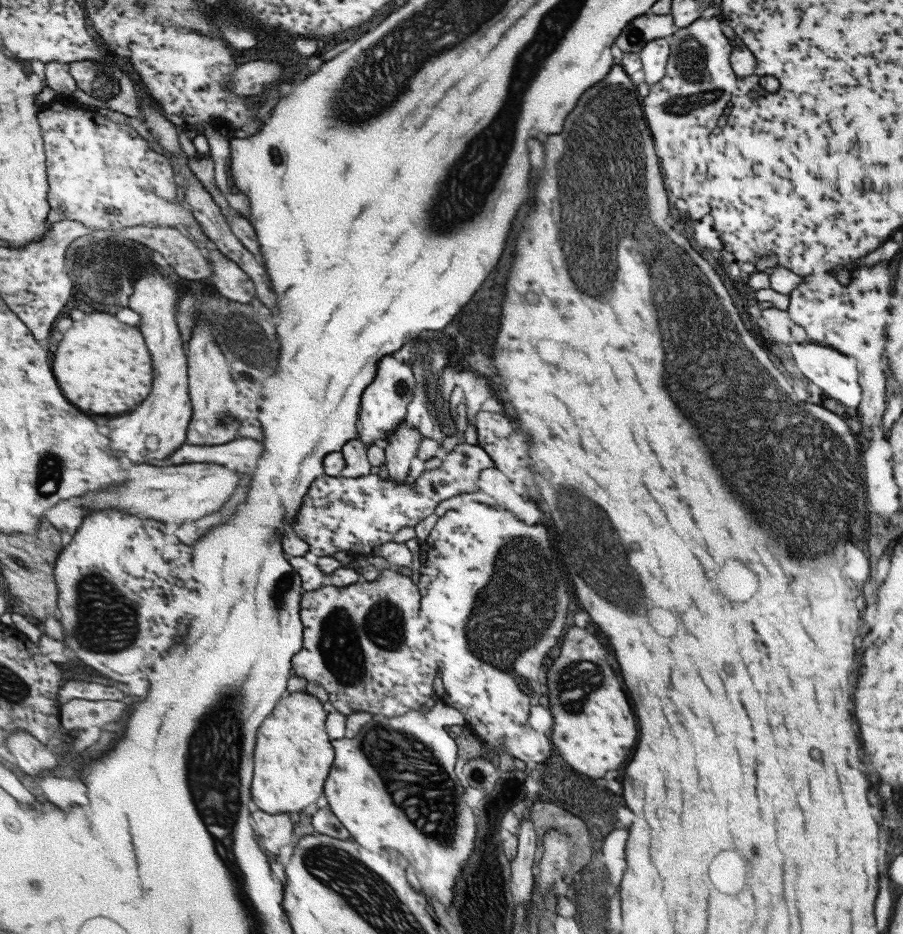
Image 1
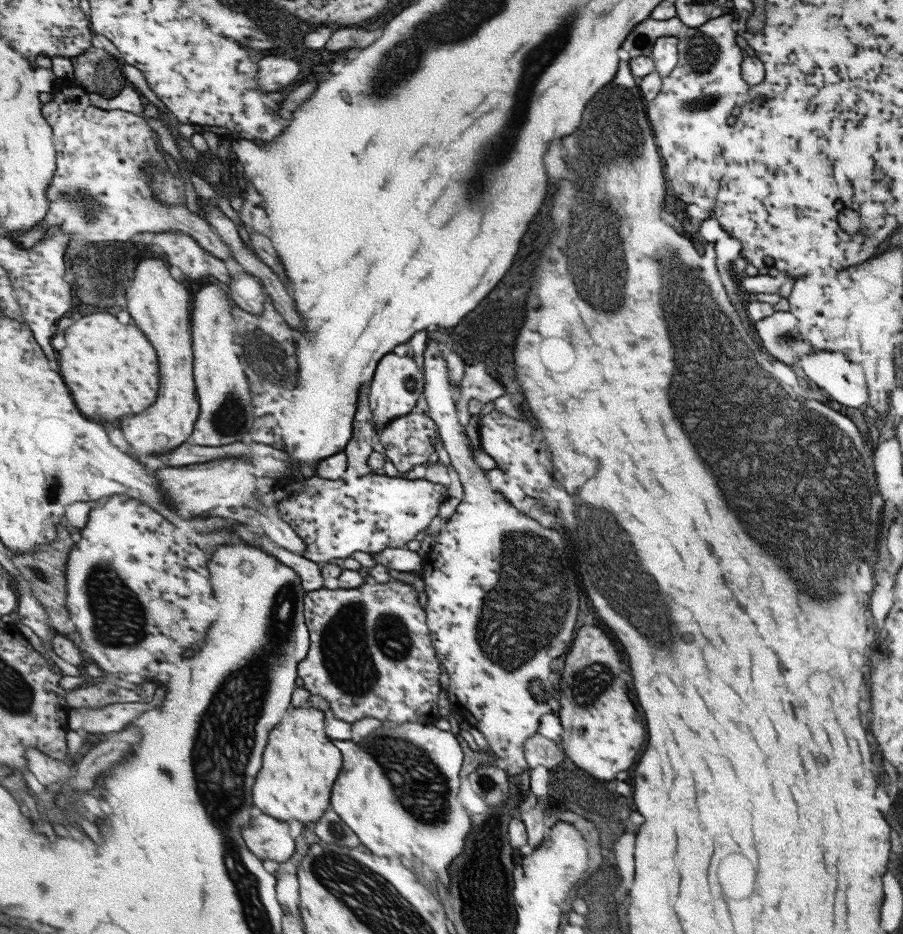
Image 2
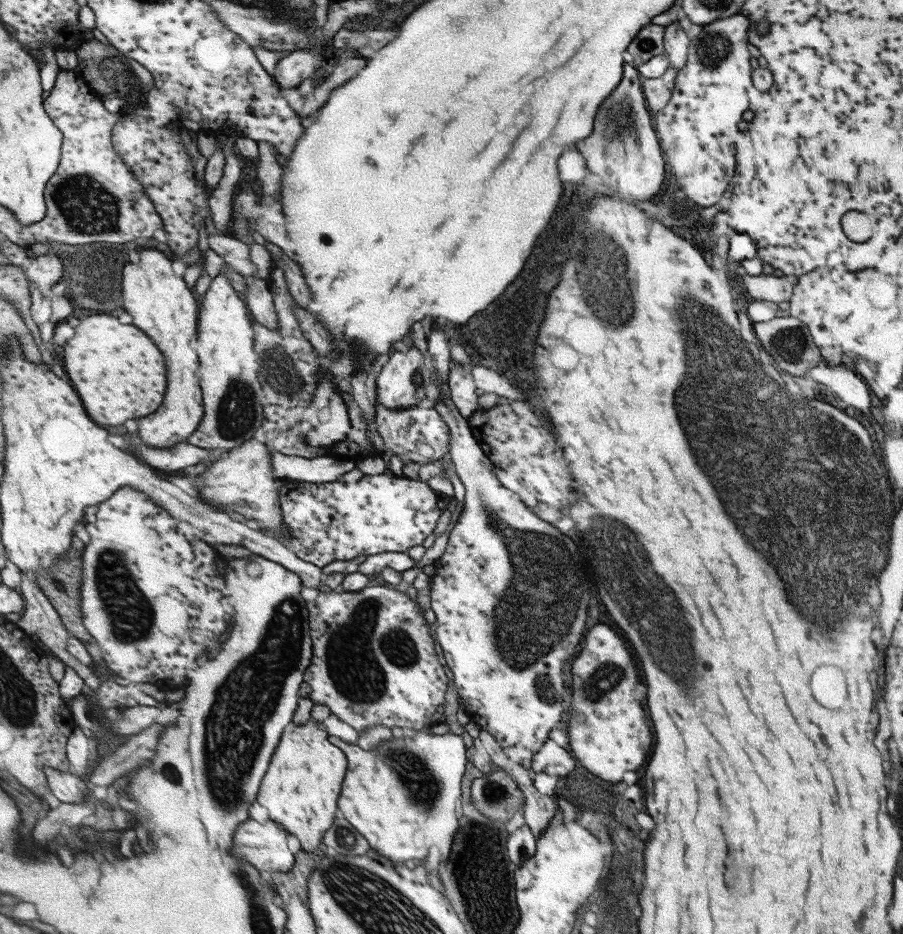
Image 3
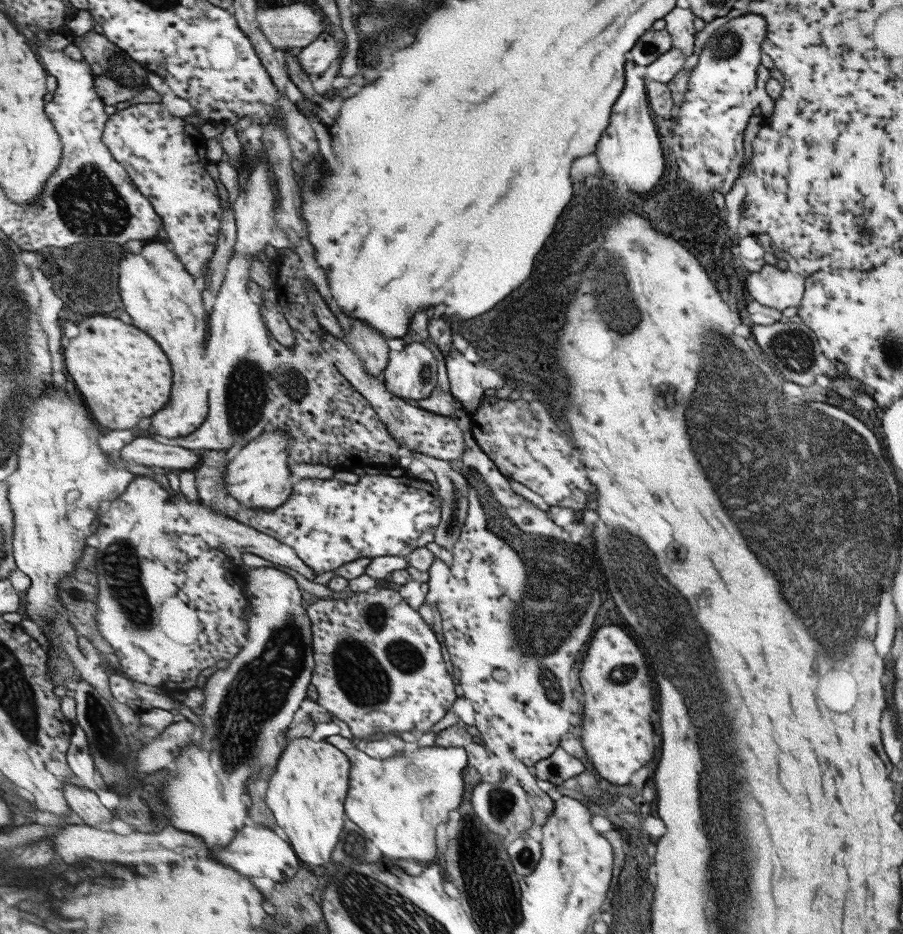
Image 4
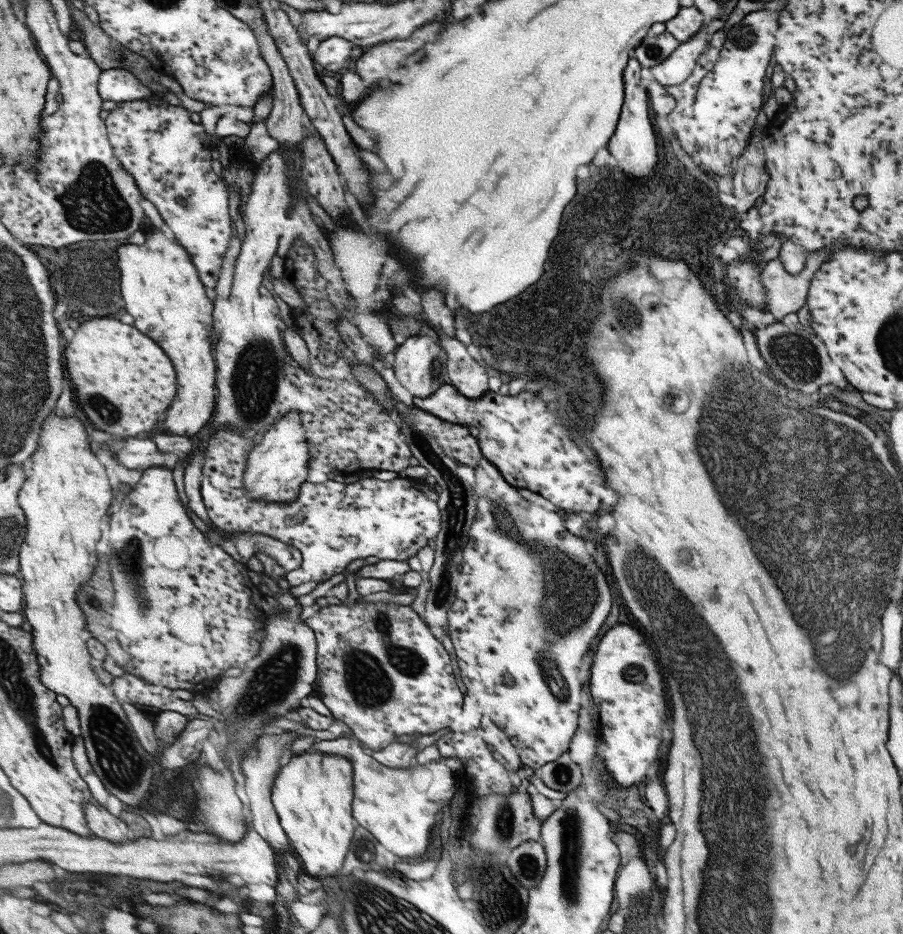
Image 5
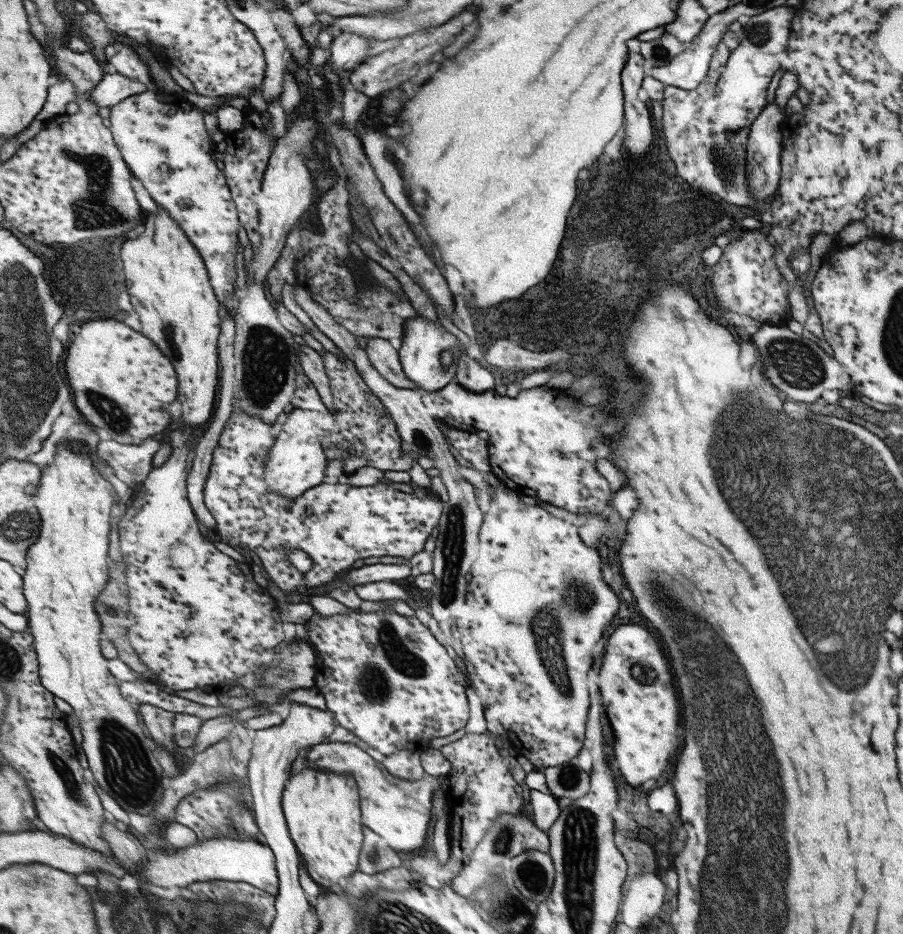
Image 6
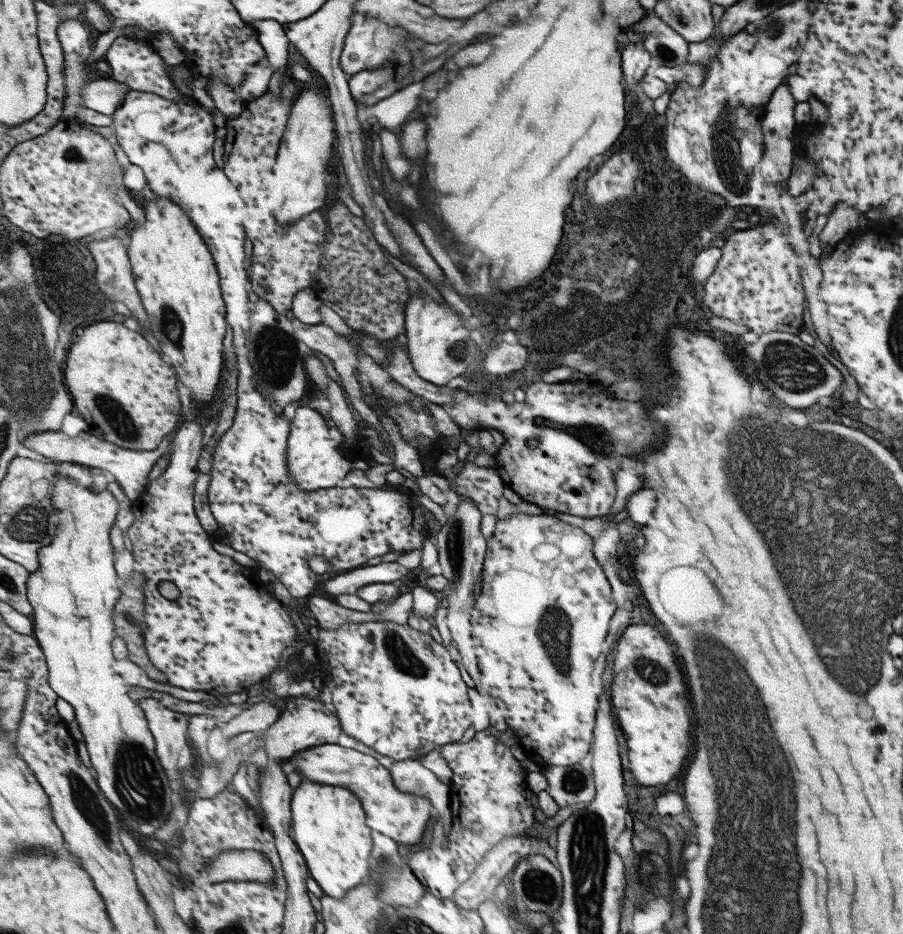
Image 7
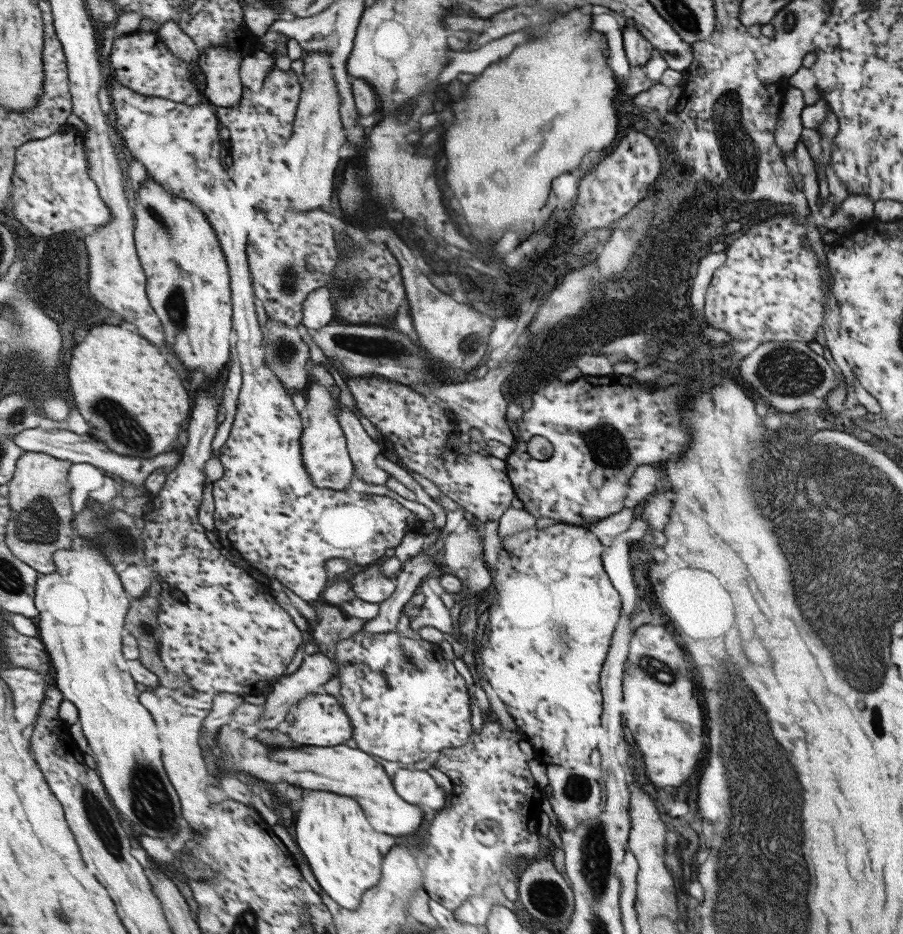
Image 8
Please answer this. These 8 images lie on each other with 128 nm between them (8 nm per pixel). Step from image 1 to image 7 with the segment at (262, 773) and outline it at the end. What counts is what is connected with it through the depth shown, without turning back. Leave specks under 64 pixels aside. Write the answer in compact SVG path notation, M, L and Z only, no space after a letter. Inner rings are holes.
M304 779L298 790L294 791L291 806L292 837L307 861L310 876L319 884L323 894L345 899L348 892L352 891L357 884L361 884L361 880L367 876L367 858L371 850L371 836L369 836L369 828L365 826L365 816L359 800L348 788Z

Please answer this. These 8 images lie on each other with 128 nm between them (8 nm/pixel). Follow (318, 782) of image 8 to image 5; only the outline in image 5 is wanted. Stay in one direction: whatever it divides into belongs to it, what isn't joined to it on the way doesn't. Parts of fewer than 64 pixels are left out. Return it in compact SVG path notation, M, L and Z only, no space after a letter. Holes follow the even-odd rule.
M356 739L316 740L312 750L343 756L353 764L353 784L357 784L357 824L373 834L373 838L395 856L415 858L429 846L429 830L435 822L435 812L441 810L453 796L458 780L455 770L461 761L455 757L441 757L425 765L409 768L389 768L364 754L363 745Z

